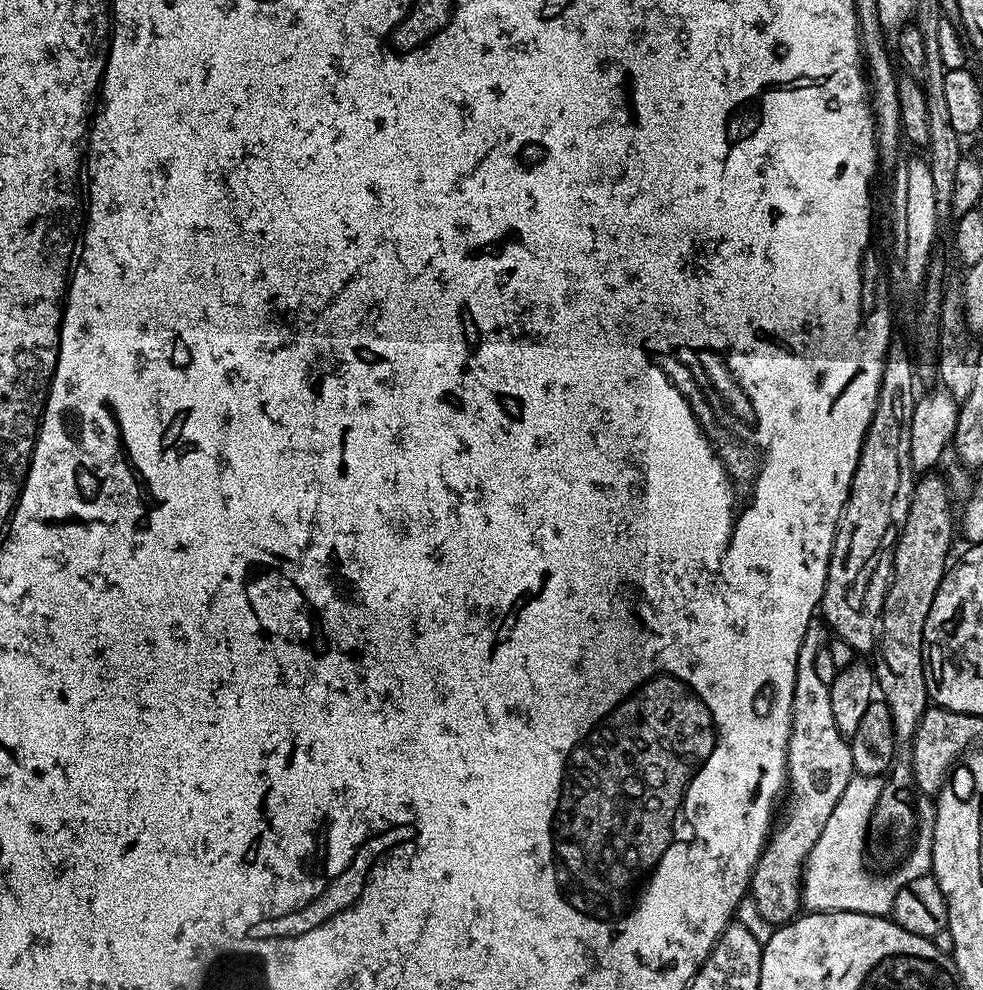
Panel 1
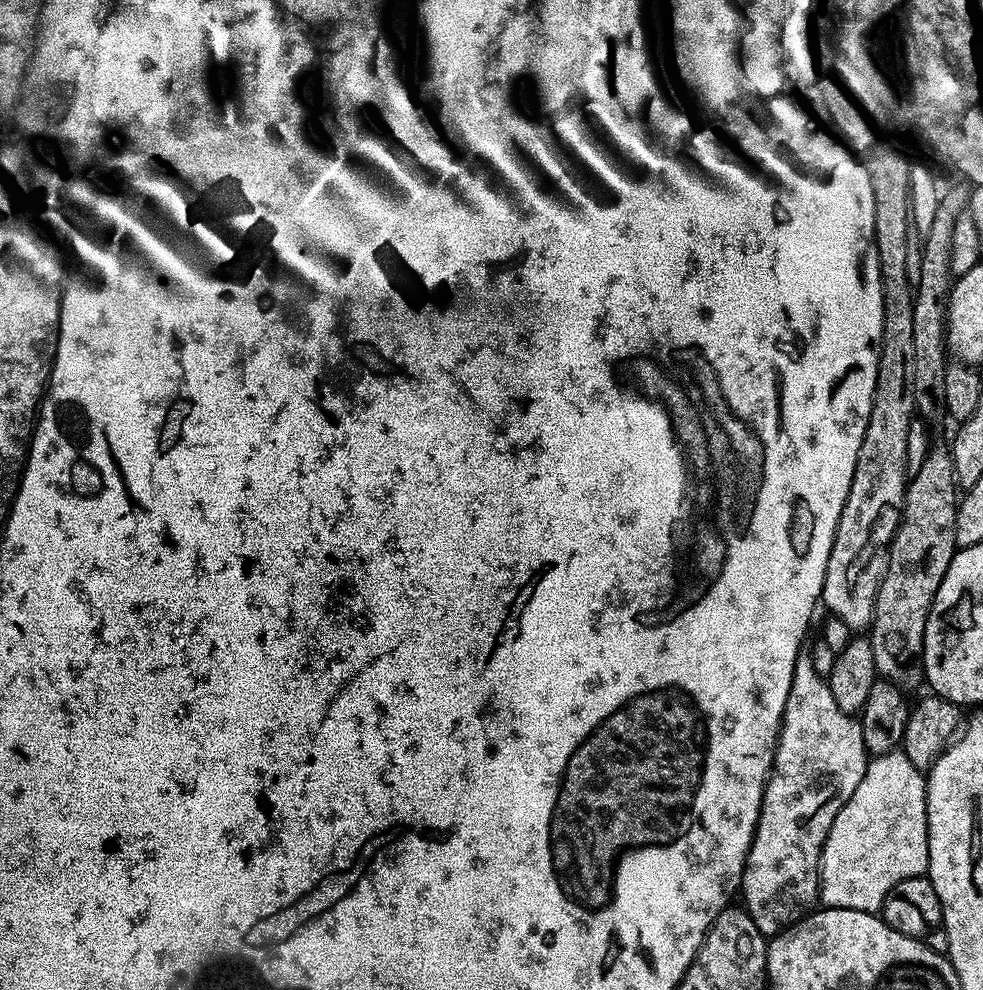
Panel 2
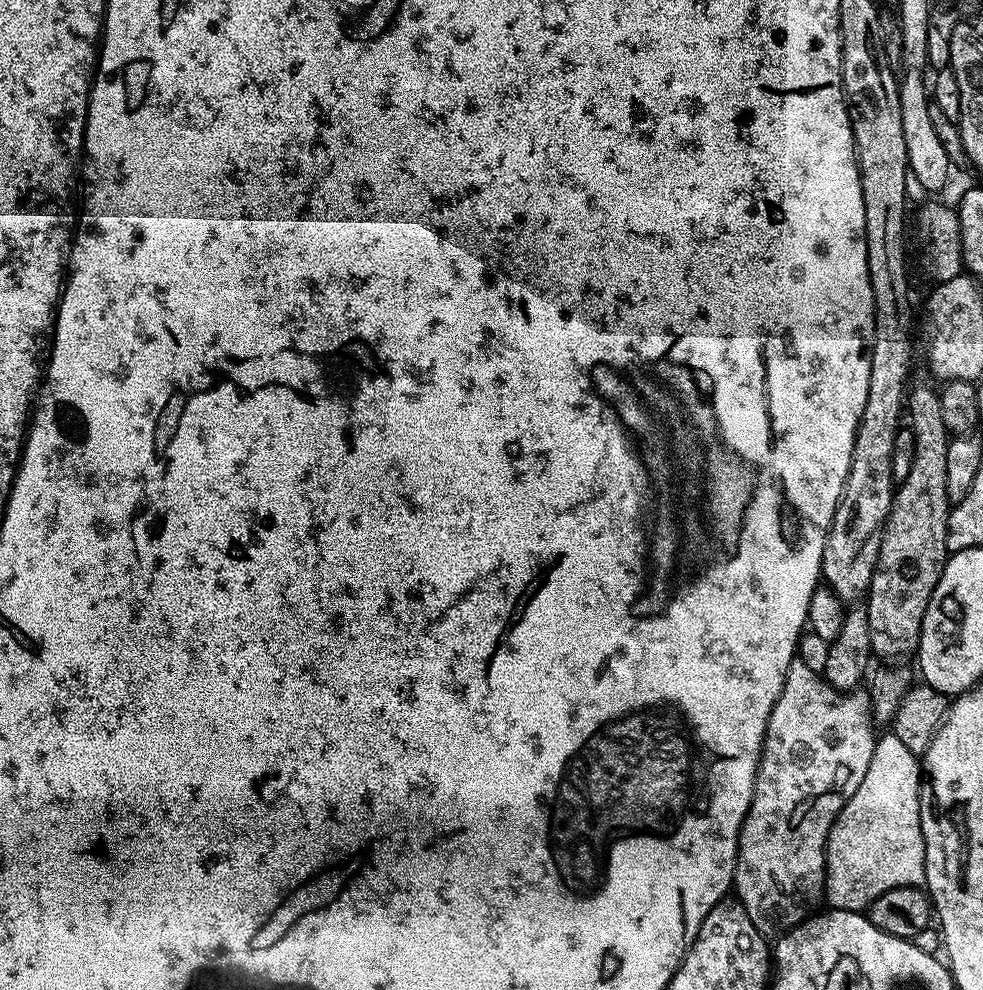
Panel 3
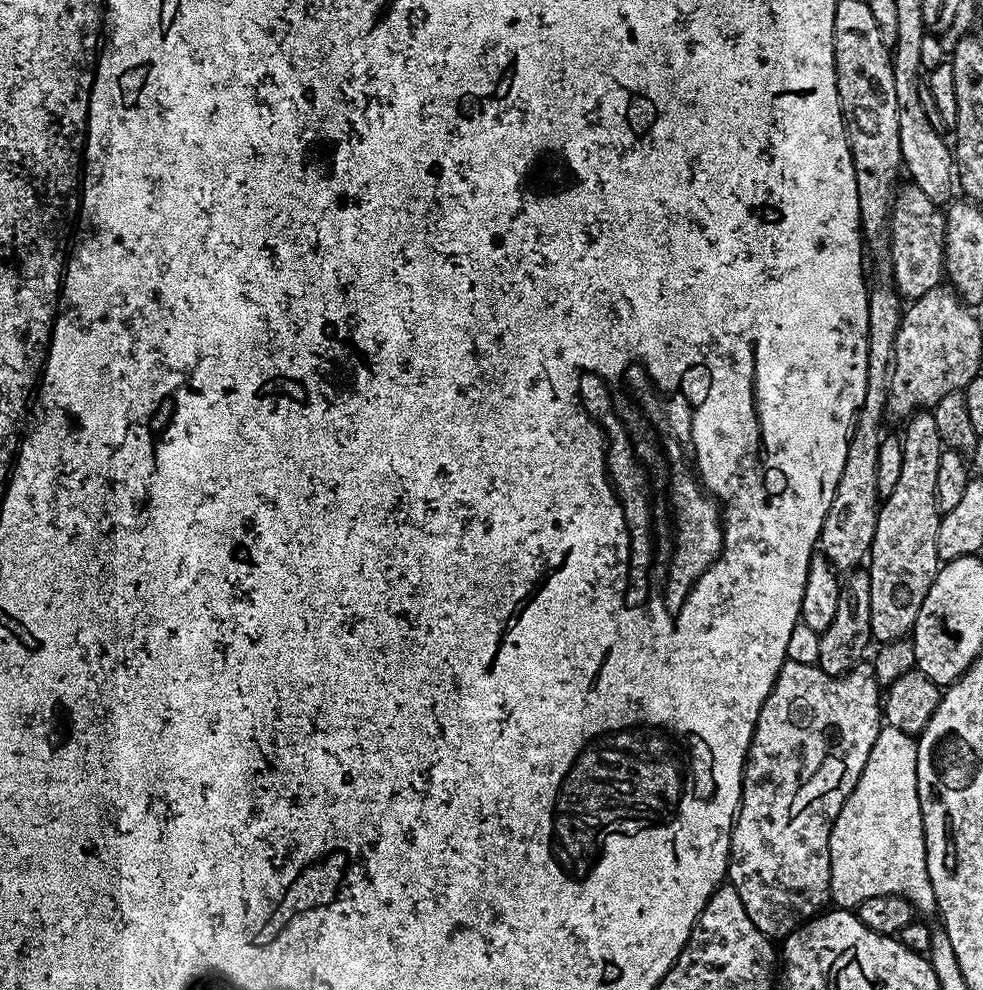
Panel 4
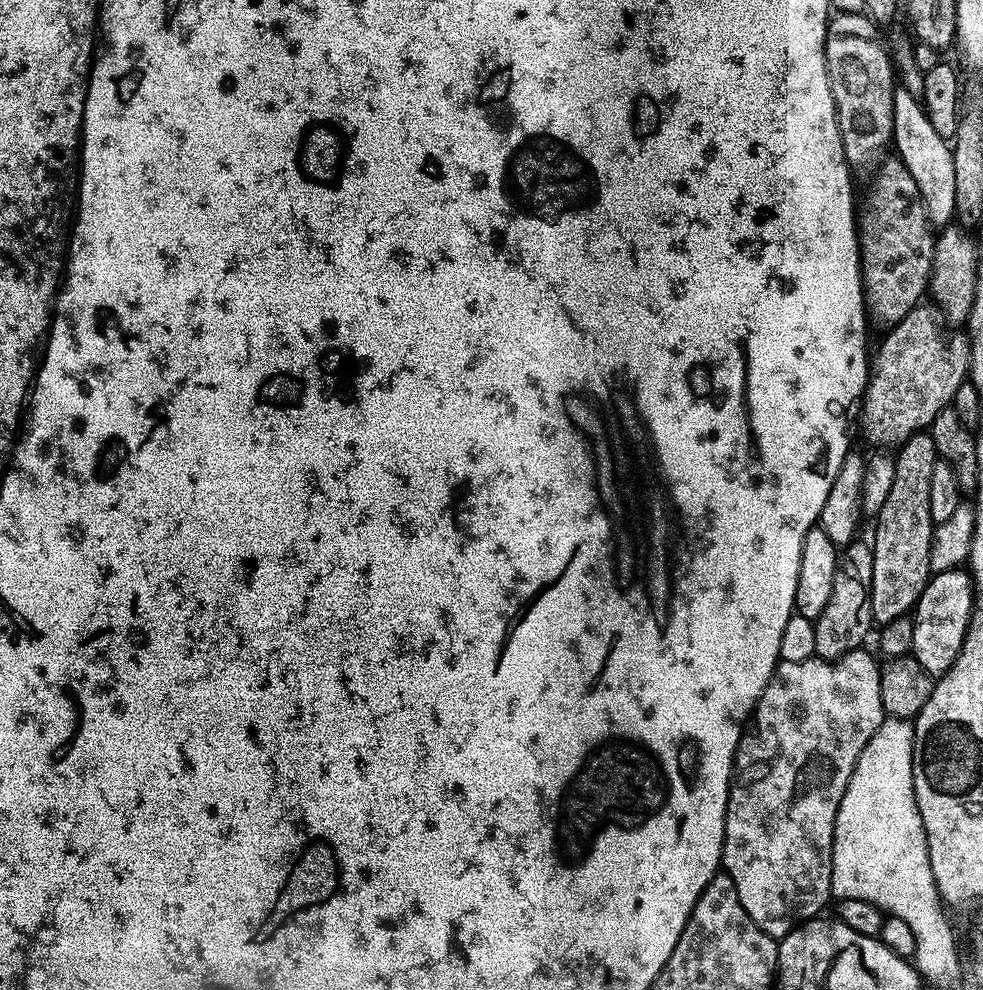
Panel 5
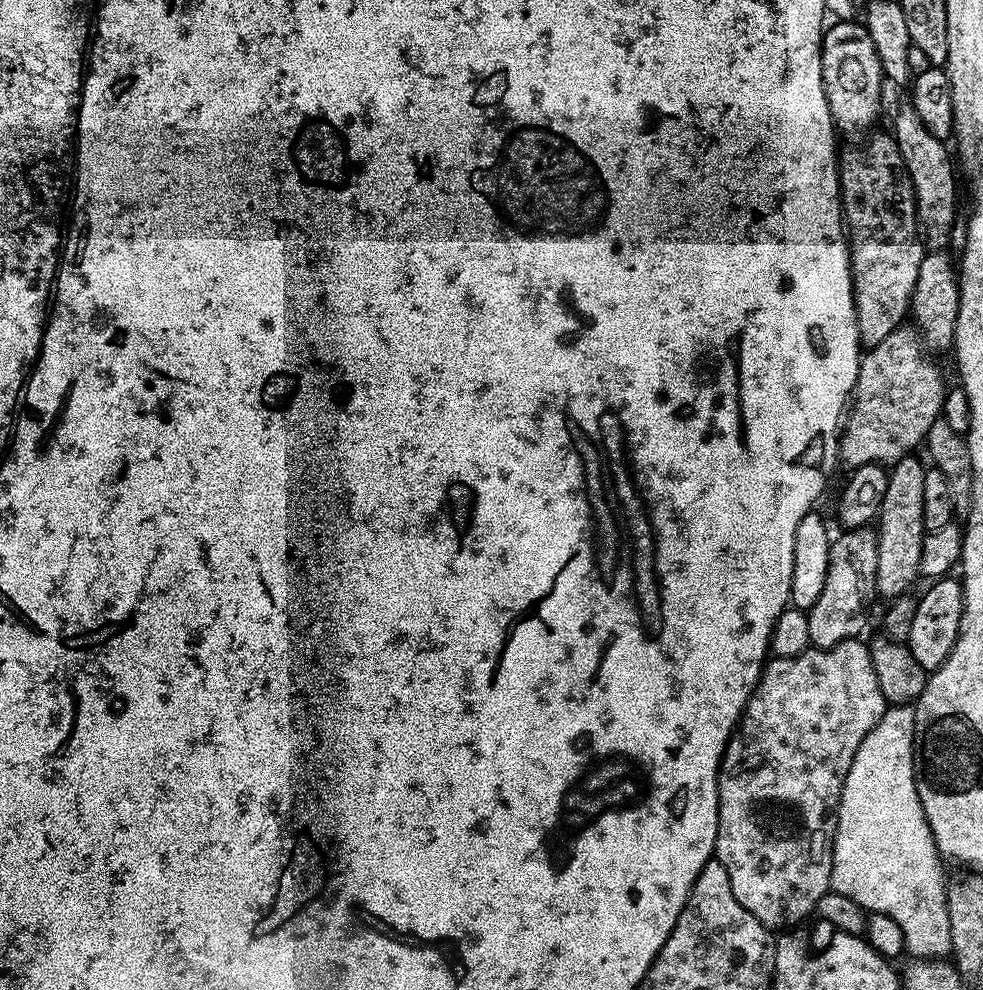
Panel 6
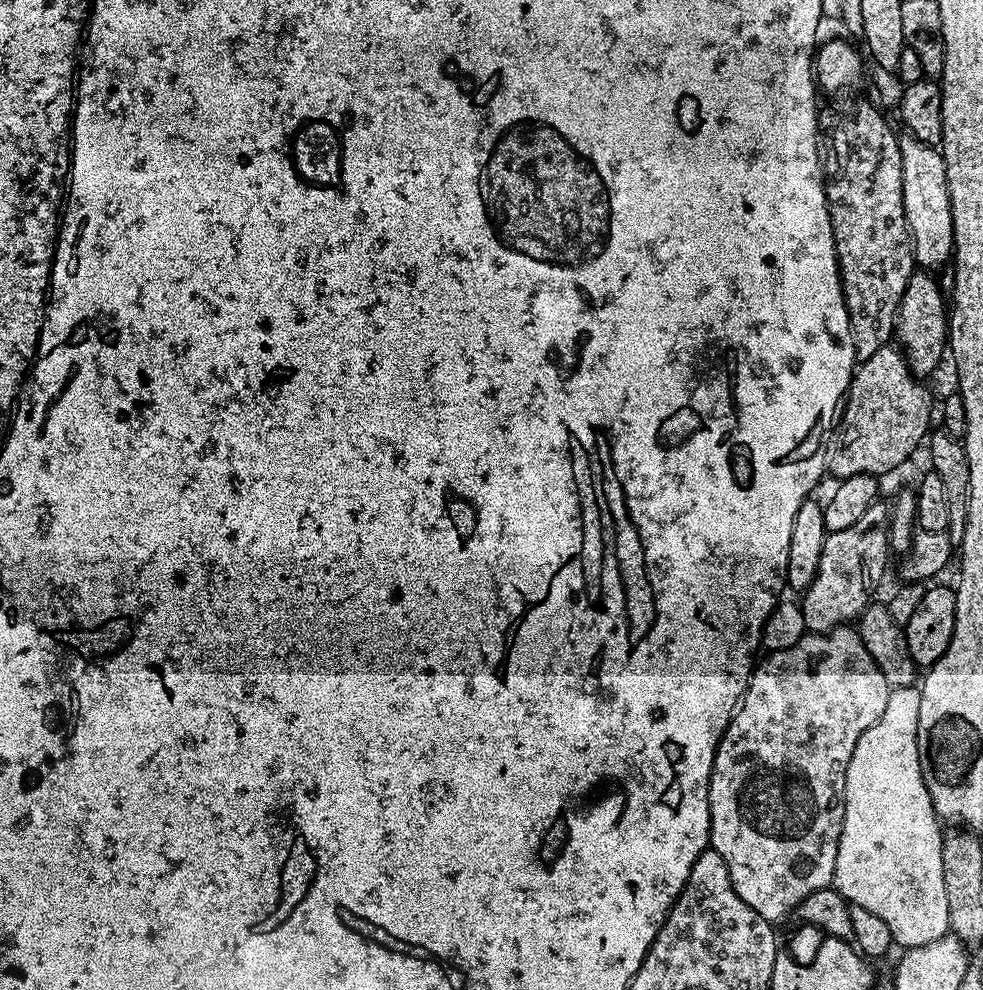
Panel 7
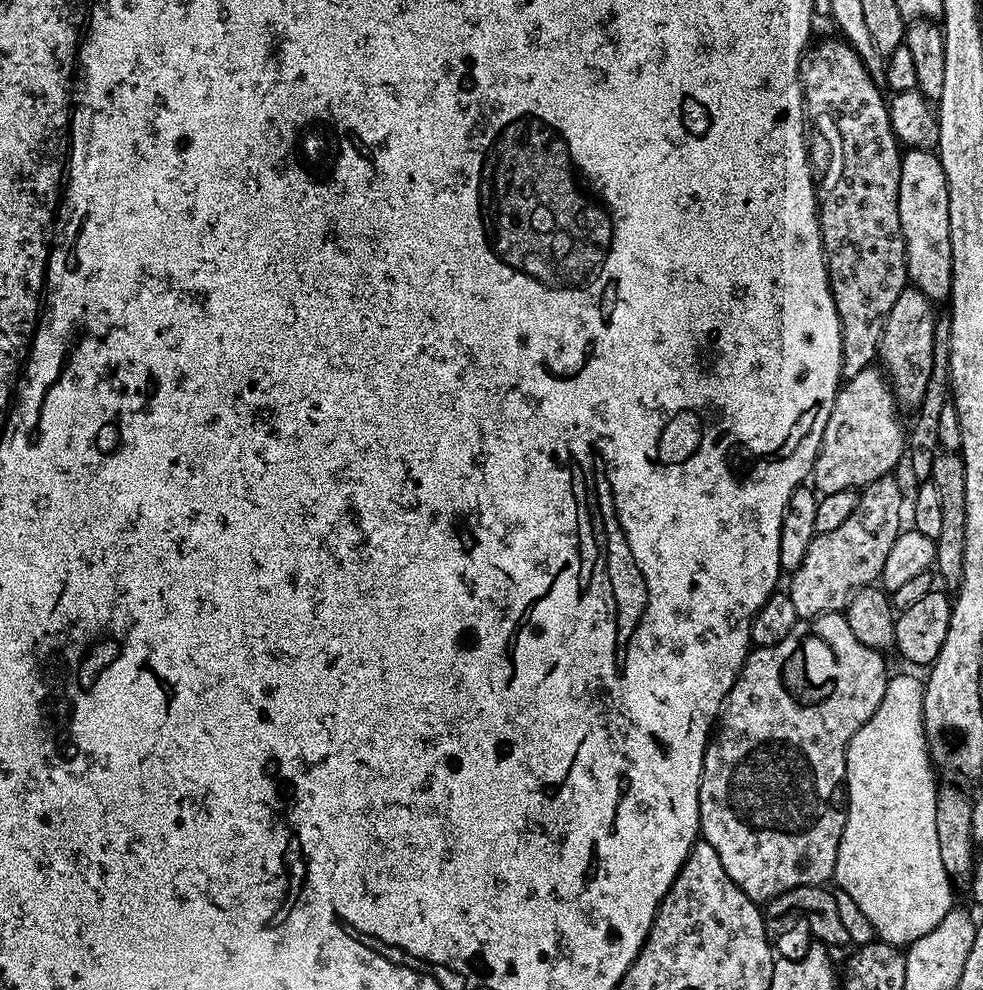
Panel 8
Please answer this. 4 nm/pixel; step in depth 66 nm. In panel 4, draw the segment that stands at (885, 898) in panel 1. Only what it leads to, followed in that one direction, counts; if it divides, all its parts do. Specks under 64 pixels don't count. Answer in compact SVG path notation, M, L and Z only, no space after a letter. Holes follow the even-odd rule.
M887 726L881 727L878 738L874 738L874 746L870 750L870 758L866 758L866 766L862 770L862 778L858 778L858 786L846 798L838 818L832 823L832 833L830 834L830 878L832 879L832 890L830 900L837 909L852 910L856 905L862 903L866 898L875 896L901 896L912 903L913 909L917 913L936 912L936 899L934 898L934 886L930 886L930 874L926 866L926 850L924 849L924 827L922 826L922 810L918 802L918 750L916 749L916 736L906 734L902 730L896 730Z

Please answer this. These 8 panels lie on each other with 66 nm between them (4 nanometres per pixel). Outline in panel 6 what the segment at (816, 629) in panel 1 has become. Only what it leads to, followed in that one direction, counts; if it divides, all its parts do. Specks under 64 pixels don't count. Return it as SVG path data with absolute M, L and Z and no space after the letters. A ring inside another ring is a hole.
M857 638L847 640L833 648L813 648L809 646L805 652L790 658L782 658L781 656L769 659L764 665L764 671L760 674L760 680L752 690L752 697L748 699L748 704L744 708L744 714L740 718L739 724L736 726L736 731L732 733L728 739L728 745L724 751L724 757L720 759L720 781L718 782L718 834L716 835L716 851L715 859L722 862L722 866L726 866L726 874L730 874L730 890L734 890L734 898L738 898L738 902L742 902L742 906L746 906L746 910L750 910L750 914L754 914L754 918L758 918L758 922L762 922L768 928L773 930L788 930L799 920L804 920L809 915L815 913L816 903L822 899L827 892L830 891L832 883L832 842L836 839L836 813L840 807L840 795L844 789L846 782L846 774L850 770L850 766L854 762L854 754L858 750L858 746L862 742L862 738L866 738L866 734L870 734L870 730L882 718L886 707L886 701L882 690L878 686L878 674L874 674L874 662L872 654L867 643L863 644L863 639Z

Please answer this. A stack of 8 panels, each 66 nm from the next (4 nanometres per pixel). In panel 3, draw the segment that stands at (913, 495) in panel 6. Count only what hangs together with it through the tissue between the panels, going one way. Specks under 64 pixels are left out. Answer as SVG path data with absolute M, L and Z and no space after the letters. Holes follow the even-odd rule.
M914 384L906 392L906 420L912 423L910 431L914 438L914 460L910 462L910 474L906 474L905 480L898 484L892 497L892 509L888 521L884 523L884 532L880 535L878 562L866 593L872 650L877 657L885 656L888 660L908 656L911 652L913 655L919 649L922 618L930 602L930 594L934 586L938 586L938 578L950 555L946 546L950 511L946 494L946 450L950 433L942 422L939 391L928 384Z

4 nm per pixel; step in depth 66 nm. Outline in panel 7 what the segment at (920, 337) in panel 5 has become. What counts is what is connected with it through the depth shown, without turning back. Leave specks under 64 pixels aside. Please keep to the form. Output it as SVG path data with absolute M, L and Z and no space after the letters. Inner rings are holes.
M886 346L870 358L859 361L853 371L852 383L848 385L846 399L838 416L838 423L826 445L826 468L837 478L852 475L872 475L884 478L887 472L900 468L912 456L916 447L925 443L929 435L928 423L932 420L932 396L923 388L921 381L908 371L901 349Z

